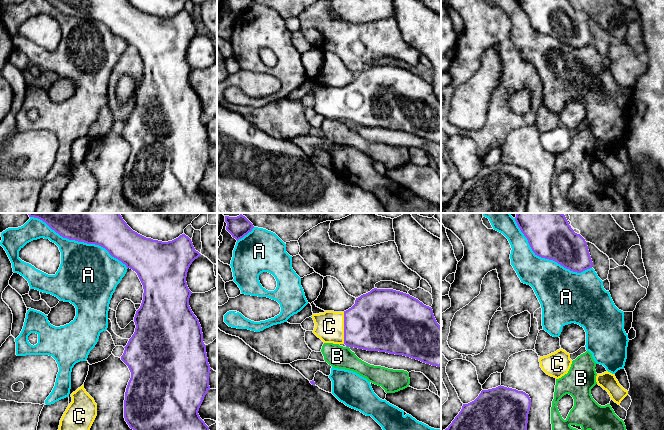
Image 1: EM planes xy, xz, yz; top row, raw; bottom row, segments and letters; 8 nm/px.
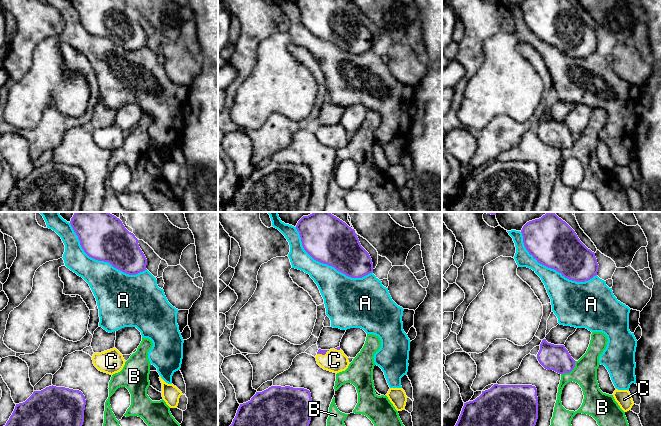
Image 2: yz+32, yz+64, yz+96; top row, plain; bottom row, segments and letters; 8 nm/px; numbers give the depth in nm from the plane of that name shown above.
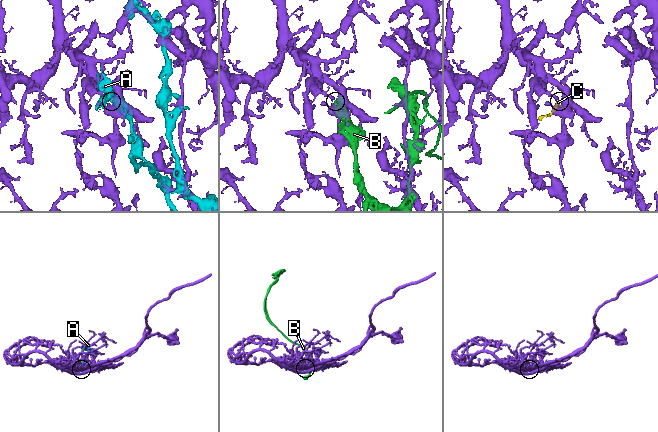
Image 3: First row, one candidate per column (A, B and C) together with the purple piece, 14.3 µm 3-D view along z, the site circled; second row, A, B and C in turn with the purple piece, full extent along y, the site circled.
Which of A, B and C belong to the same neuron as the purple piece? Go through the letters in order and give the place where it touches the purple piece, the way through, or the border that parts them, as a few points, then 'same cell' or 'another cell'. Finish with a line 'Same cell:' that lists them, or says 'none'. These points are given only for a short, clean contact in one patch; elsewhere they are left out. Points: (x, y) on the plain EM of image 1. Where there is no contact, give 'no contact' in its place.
A: contact yz (549, 35); another cell
B: contact xz (347, 122); another cell
C: contact xz (344, 104); same cell
Same cell: C

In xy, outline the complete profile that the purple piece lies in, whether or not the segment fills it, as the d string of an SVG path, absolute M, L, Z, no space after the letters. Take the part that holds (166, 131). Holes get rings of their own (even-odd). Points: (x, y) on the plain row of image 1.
M127 0L47 1L63 14L105 24L112 33L135 47L143 61L143 76L134 93L135 108L121 132L131 148L124 176L124 194L129 203L151 213L211 213L209 203L198 190L204 173L210 166L211 144L201 101L189 82L192 68L187 62L187 48L192 38L201 31L195 26L191 15L182 10L168 18L153 16L133 7Z

